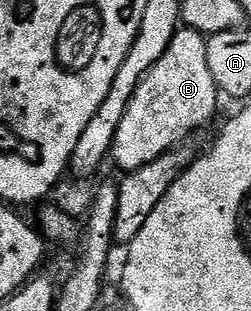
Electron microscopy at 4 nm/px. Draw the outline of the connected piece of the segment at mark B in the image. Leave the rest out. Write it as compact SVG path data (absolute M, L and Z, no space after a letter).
M179 28L176 36L172 36L172 44L168 44L168 52L164 52L144 80L140 80L128 104L128 112L124 112L124 120L120 120L112 147L112 162L114 158L122 172L152 164L152 160L185 143L193 130L213 120L218 110L220 91L208 68L206 39L205 34Z

